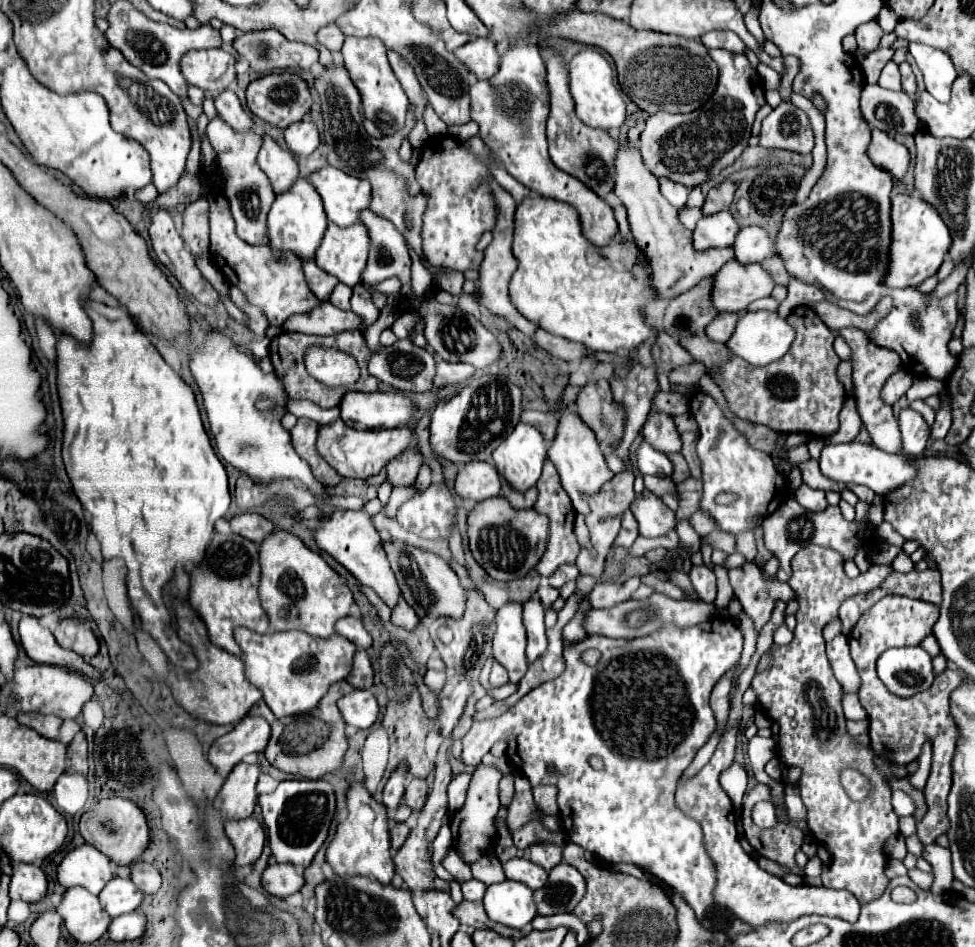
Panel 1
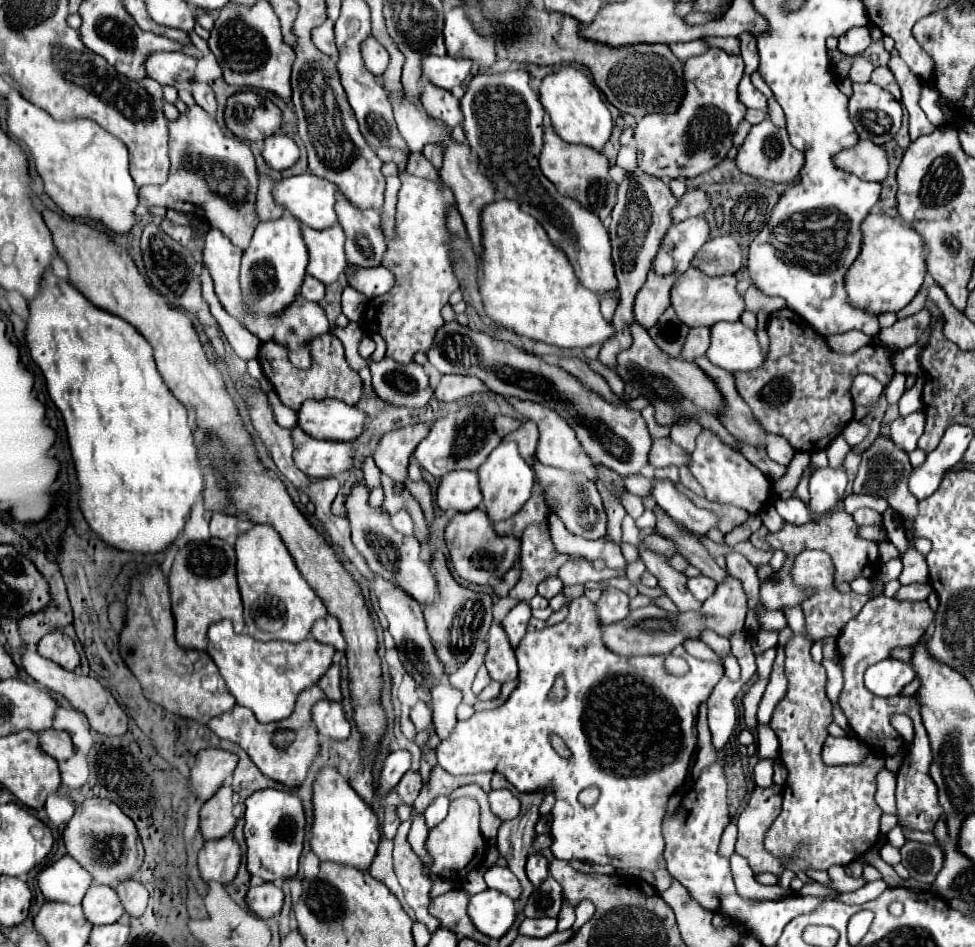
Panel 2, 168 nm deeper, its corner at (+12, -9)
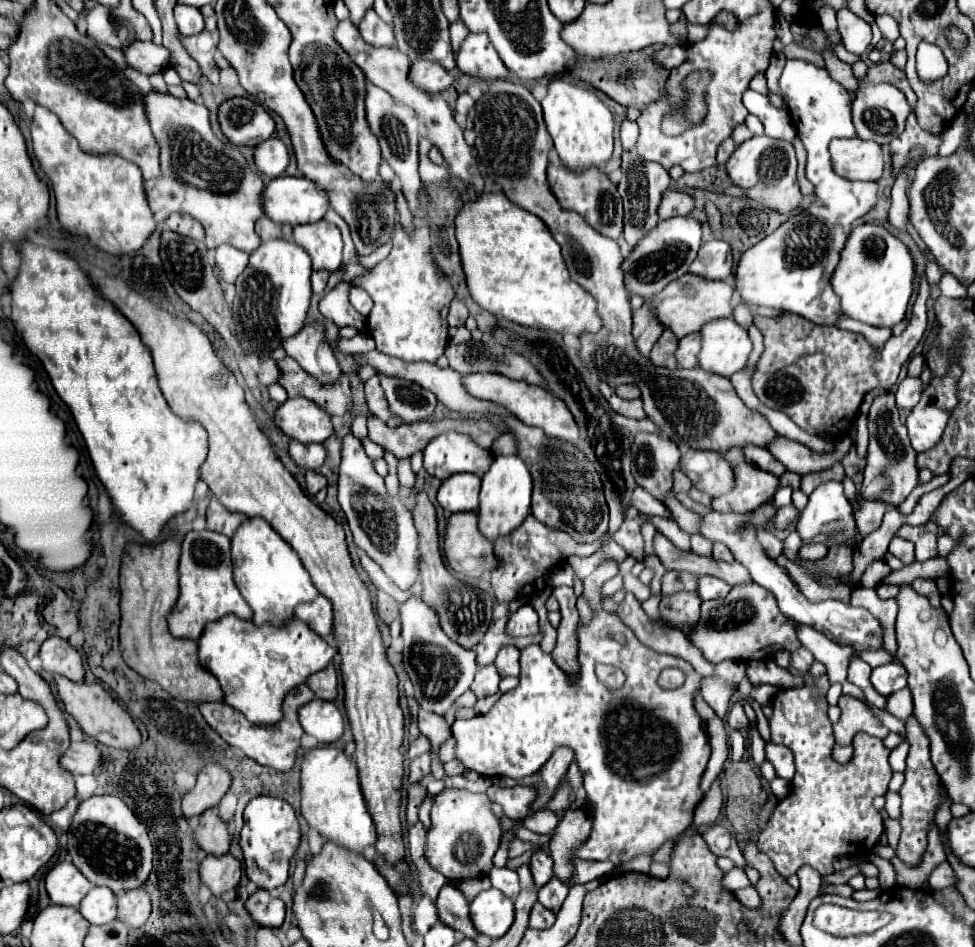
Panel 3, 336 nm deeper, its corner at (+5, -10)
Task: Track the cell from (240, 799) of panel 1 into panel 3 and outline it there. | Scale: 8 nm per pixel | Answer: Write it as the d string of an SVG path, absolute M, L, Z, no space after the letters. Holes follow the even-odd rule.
M207 809L195 825L195 841L207 855L225 855L229 851L229 831L219 819L217 809Z

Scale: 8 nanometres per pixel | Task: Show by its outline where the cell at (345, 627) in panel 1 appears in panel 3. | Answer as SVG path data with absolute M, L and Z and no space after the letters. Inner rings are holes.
M319 595L311 603L299 603L295 609L295 617L307 623L315 633L319 633L323 639L331 639L333 631L333 607L327 597Z

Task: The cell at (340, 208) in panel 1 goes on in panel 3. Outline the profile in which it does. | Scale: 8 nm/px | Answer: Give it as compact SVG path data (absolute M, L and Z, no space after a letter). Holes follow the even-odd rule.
M275 177L261 193L263 213L275 223L315 223L327 211L327 195L305 177Z

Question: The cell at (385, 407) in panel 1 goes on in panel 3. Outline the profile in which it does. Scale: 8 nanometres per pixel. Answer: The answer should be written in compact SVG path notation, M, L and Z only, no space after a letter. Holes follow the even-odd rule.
M293 397L279 405L275 425L299 443L323 443L333 433L331 417L305 397Z

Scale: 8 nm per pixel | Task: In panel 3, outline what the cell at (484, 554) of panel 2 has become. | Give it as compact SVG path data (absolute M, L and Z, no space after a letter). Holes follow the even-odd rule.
M451 513L445 527L443 551L449 567L469 579L481 577L497 567L493 543L477 531L475 513Z

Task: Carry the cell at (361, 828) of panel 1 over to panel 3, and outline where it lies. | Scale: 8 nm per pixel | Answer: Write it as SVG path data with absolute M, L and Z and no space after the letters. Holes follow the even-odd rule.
M317 747L303 755L301 761L301 813L309 827L317 829L323 839L335 841L351 851L363 851L375 843L375 825L367 815L367 805L359 789L357 767L343 749Z

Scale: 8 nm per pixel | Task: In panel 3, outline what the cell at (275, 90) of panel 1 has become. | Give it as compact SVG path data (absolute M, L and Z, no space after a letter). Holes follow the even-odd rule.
M245 97L227 99L217 111L219 127L233 145L255 147L257 141L265 141L275 131L271 115L255 101Z

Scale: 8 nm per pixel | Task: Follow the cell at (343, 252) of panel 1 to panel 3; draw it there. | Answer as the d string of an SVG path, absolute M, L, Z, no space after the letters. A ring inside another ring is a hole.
M319 219L317 223L293 227L293 237L299 247L303 247L311 261L313 269L335 271L343 261L343 241L337 225Z

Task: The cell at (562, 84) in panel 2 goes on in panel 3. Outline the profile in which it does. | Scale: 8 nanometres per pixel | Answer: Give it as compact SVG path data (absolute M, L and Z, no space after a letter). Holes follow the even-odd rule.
M553 79L541 107L547 131L551 133L555 149L569 171L581 173L591 167L603 169L607 165L613 153L613 115L593 91L563 79Z

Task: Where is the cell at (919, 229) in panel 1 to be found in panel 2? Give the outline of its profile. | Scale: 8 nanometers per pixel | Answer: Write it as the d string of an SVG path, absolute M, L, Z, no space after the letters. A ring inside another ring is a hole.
M886 212L868 214L866 222L862 224L862 232L862 254L858 256L858 262L854 262L854 266L850 266L846 272L846 290L850 294L850 302L874 314L888 310L898 312L916 296L922 286L926 274L924 238L902 218L894 218Z

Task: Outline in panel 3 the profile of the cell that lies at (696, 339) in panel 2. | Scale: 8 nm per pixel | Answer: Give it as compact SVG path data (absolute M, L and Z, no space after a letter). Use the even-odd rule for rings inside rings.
M691 333L685 335L683 339L679 339L677 343L677 351L675 351L675 359L679 363L679 367L683 369L693 369L697 367L697 351L699 351L699 333Z

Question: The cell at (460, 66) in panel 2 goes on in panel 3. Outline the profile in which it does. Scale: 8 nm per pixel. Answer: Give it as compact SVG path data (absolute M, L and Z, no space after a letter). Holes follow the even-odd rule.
M413 61L409 65L409 79L413 85L417 85L419 89L423 91L431 91L431 93L439 93L439 91L445 91L447 87L453 85L455 77L443 69L439 63L433 63L433 61Z

